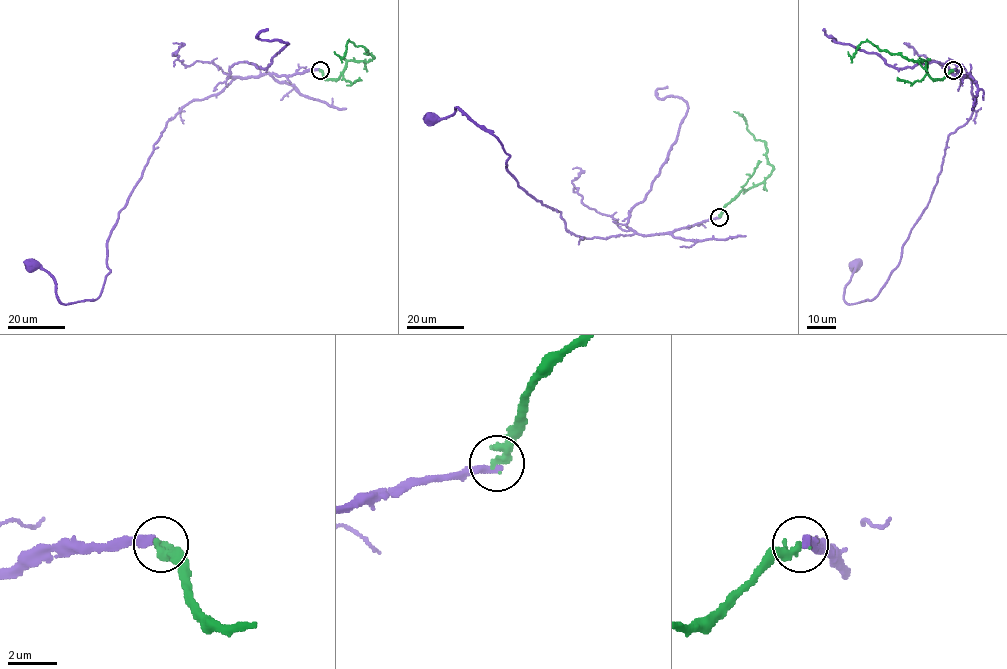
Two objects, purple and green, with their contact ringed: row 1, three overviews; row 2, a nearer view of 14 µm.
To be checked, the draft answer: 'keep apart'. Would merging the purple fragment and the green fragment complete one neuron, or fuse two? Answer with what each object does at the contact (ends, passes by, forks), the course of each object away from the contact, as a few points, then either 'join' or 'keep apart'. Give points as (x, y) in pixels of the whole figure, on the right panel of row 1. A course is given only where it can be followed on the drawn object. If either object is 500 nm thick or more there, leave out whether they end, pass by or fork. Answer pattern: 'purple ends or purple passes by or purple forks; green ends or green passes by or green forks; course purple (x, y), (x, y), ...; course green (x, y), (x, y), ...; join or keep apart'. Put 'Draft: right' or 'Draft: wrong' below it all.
purple ends; green passes by; course purple (953, 70), (971, 77), (973, 112), (948, 137), (900, 261), (878, 295), (847, 304), (855, 267); course green (953, 70), (941, 79), (933, 79), (925, 60), (879, 50), (868, 41), (860, 43), (852, 57), (847, 52); join
Draft: wrong

